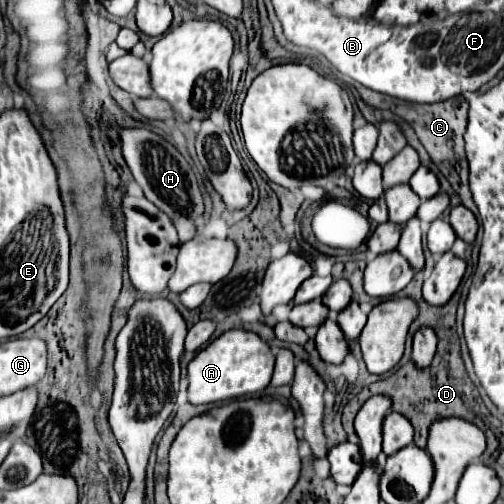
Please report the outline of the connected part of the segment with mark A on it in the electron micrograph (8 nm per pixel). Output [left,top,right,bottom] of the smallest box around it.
[189,328,275,404]

